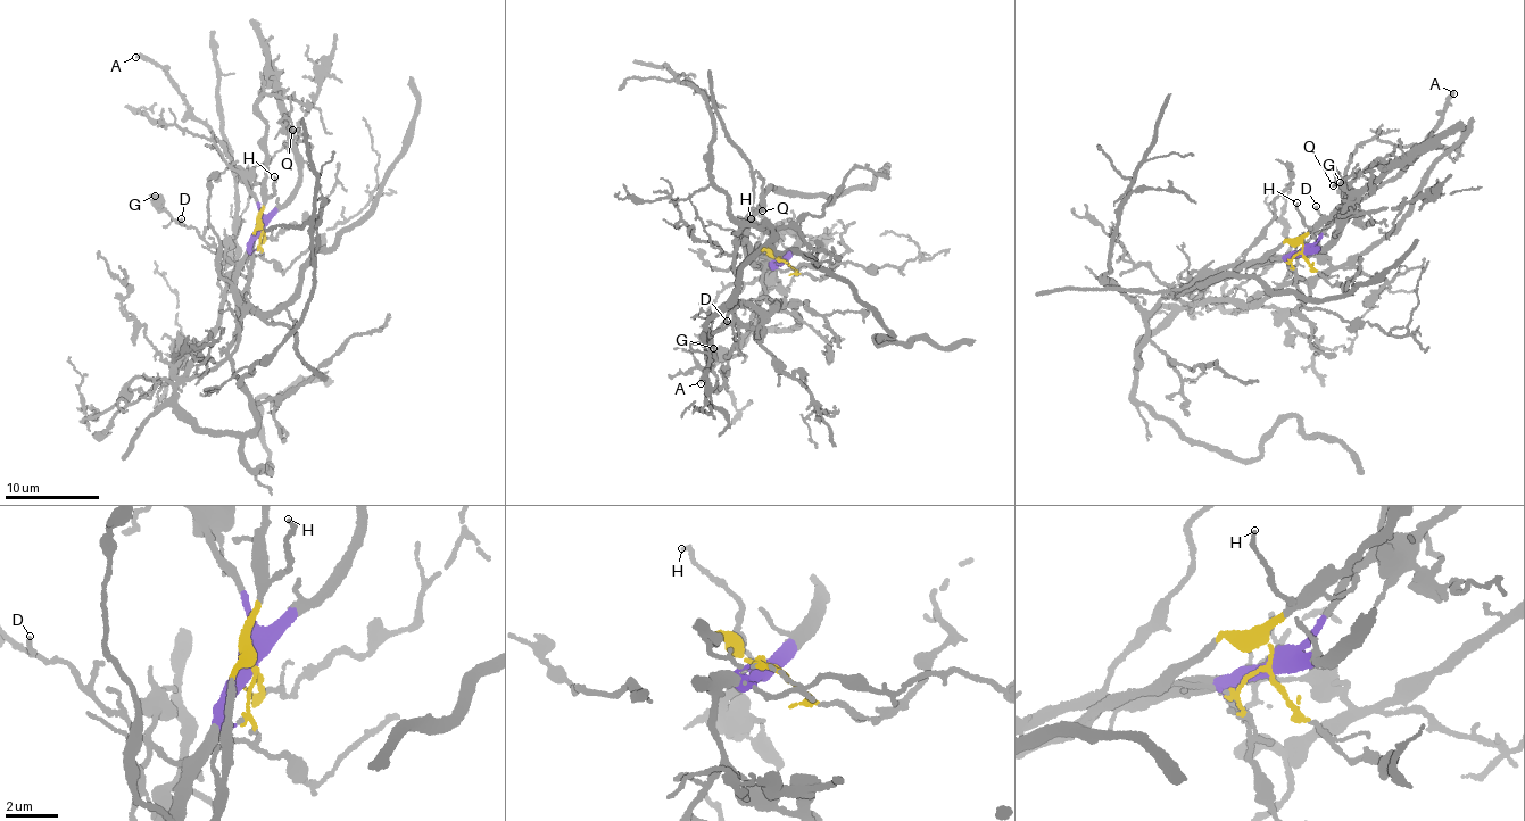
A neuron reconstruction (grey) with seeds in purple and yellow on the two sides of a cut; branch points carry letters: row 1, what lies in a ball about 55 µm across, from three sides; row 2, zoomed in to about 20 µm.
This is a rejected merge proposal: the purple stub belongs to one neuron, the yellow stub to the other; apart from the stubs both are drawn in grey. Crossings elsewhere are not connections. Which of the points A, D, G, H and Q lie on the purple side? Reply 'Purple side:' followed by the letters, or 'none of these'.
Purple side: A, D, G, Q

